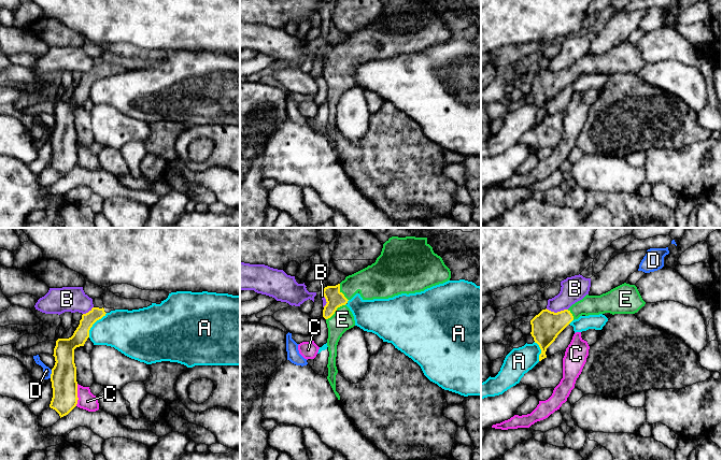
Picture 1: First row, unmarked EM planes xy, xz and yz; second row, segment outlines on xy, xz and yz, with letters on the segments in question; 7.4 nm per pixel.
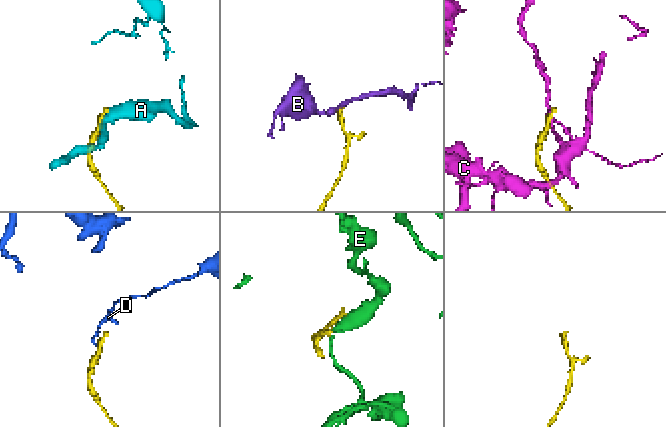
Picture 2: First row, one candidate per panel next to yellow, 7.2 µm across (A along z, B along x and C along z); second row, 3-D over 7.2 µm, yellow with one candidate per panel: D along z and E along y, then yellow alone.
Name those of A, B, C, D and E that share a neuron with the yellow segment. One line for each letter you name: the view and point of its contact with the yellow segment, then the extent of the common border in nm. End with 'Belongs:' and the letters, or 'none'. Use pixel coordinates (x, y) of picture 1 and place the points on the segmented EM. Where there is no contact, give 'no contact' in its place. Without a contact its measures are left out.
E: contact xz (336, 310); length 180 nm
Belongs: E

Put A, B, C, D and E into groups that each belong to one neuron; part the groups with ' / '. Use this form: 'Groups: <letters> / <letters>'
Groups: A / B / C / D / E

